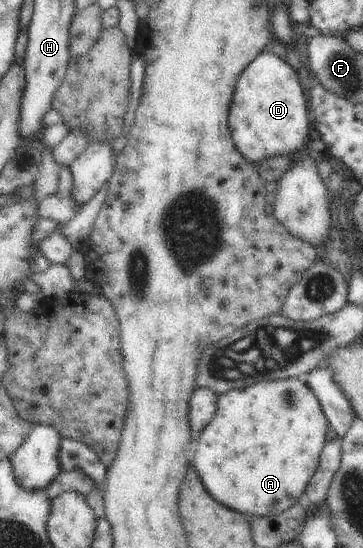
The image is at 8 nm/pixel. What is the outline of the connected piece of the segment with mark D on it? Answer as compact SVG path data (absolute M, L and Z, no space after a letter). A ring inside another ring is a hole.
M264 51L240 79L240 87L232 105L232 135L240 151L253 163L264 163L276 157L296 156L306 147L310 135L310 105L306 99L306 89L302 87L302 77L298 67L291 60L284 61L280 55Z

